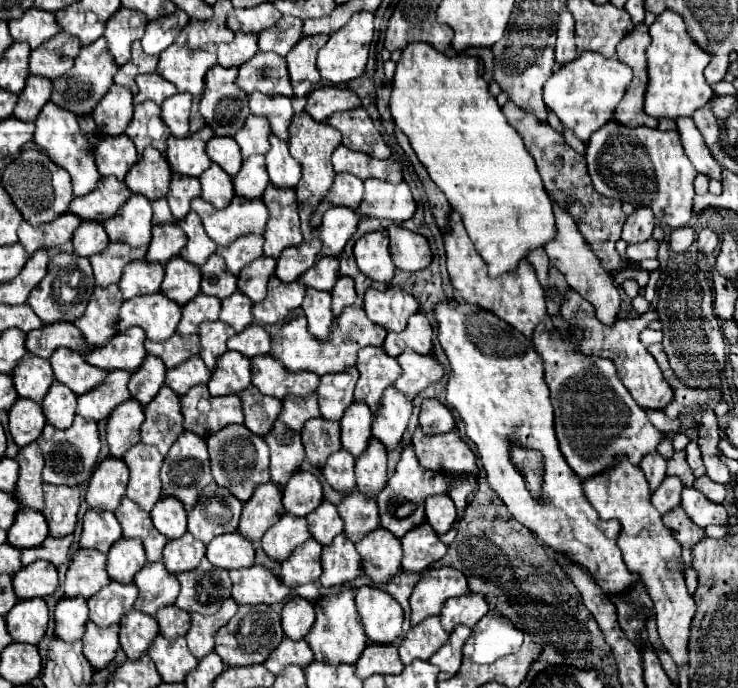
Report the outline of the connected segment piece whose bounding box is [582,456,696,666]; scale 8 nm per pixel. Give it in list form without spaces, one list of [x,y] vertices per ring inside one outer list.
[[[618,456],[614,468],[582,480],[582,488],[600,518],[620,520],[622,530],[618,534],[618,548],[622,550],[624,562],[628,570],[638,576],[640,584],[644,584],[654,602],[656,626],[664,648],[670,652],[678,666],[686,664],[690,620],[696,612],[696,606],[690,592],[686,590],[684,572],[680,566],[682,546],[678,546],[676,538],[670,534],[670,528],[662,522],[658,510],[654,510],[650,502],[652,490],[646,482],[646,476],[642,474],[640,466],[634,466],[630,460],[626,460],[626,456]]]

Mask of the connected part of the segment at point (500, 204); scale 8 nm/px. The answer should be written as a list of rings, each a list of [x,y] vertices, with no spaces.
[[[410,42],[396,64],[390,112],[396,126],[408,136],[410,146],[426,166],[434,184],[446,194],[452,210],[462,216],[470,240],[490,266],[490,274],[498,276],[514,270],[530,250],[554,238],[554,214],[534,158],[530,158],[520,134],[502,118],[502,110],[478,68],[478,58],[466,54],[450,58],[426,42]]]

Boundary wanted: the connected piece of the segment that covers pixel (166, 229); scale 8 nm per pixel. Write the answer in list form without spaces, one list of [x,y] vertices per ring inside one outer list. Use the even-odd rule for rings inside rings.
[[[170,224],[154,226],[146,260],[158,262],[158,264],[168,264],[168,260],[172,260],[174,256],[180,254],[184,244],[186,244],[186,236],[178,226],[170,226]]]

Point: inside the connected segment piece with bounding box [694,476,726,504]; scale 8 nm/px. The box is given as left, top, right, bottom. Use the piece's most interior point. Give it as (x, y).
(713, 491)

